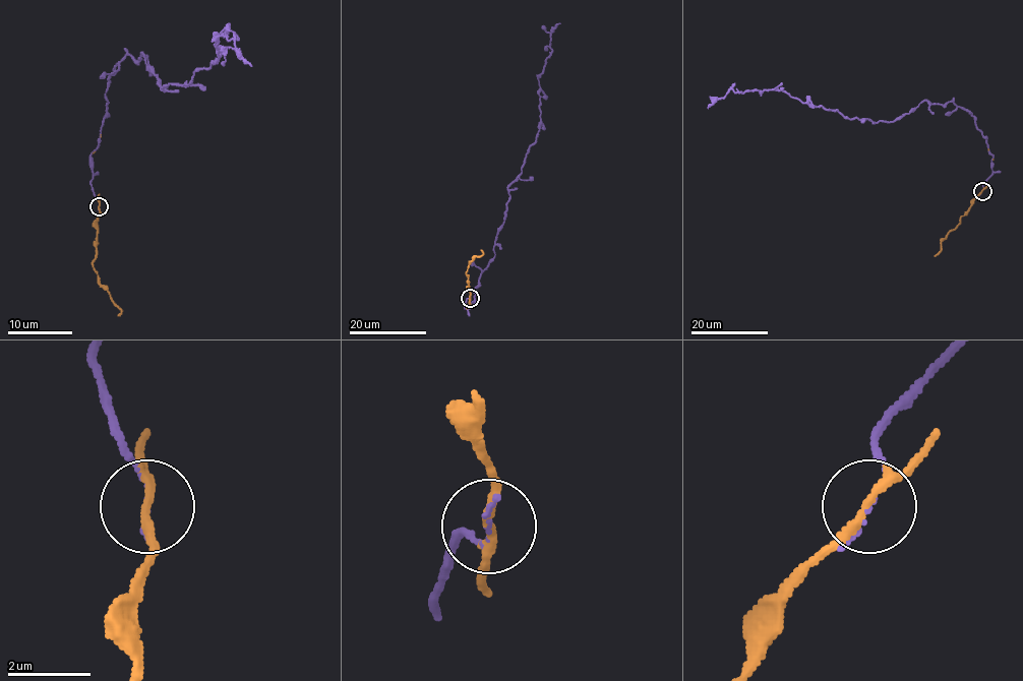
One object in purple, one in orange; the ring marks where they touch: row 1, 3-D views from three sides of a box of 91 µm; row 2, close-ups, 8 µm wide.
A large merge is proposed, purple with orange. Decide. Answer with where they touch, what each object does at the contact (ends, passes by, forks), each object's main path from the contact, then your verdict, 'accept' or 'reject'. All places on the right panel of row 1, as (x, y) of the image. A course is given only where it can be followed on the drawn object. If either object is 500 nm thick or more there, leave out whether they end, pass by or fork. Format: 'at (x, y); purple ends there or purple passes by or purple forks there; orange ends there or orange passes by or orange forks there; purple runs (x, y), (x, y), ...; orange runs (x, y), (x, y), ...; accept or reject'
at (982, 191); purple passes by; orange passes by; purple runs (982, 191), (993, 156), (972, 116), (952, 101), (923, 101), (877, 122), (778, 89), (730, 88), (708, 108); orange runs (982, 191), (960, 223), (941, 242), (939, 252), (934, 256); accept

